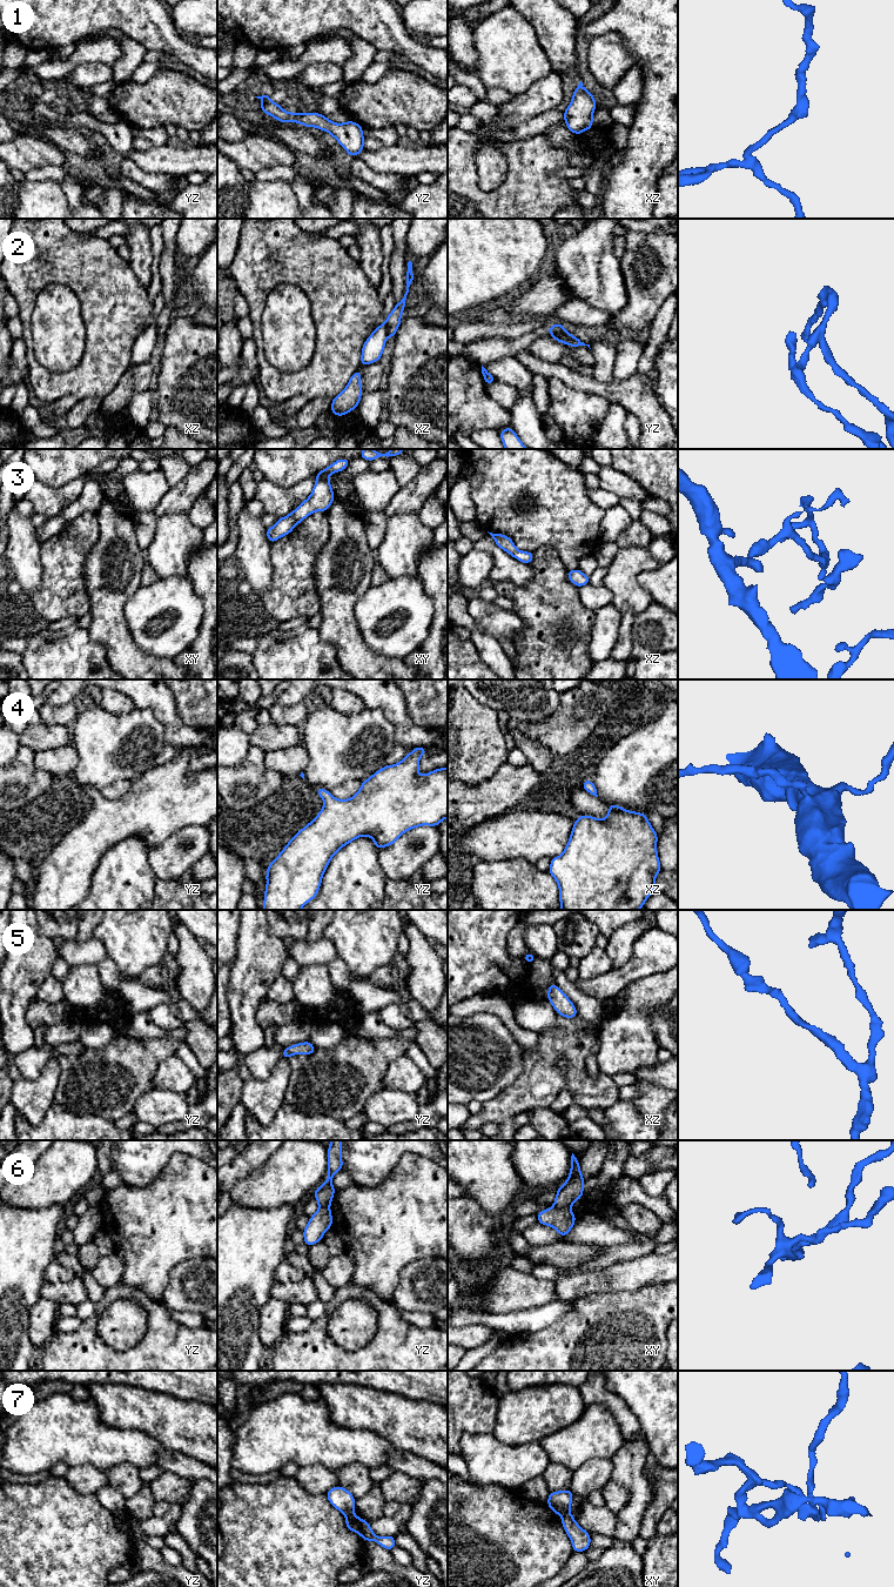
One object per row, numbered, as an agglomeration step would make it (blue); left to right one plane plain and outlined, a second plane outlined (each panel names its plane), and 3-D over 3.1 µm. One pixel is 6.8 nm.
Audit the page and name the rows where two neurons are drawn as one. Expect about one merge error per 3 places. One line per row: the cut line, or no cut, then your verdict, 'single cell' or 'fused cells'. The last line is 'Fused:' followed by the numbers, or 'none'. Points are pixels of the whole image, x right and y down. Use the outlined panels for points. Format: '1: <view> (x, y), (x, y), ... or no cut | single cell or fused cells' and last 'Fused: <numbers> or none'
1: no cut | single cell
2: yz (548, 329), (555, 334), (577, 337) | fused cells
3: no cut | single cell
4: no cut | single cell
5: no cut | single cell
6: xy (555, 1204), (559, 1207), (569, 1207) | fused cells
7: xy (569, 1511), (560, 1514) | fused cells
Fused: 2, 6, 7

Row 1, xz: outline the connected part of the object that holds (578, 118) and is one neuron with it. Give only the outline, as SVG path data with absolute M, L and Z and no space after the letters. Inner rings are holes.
M580 81L573 92L571 103L564 111L566 128L576 135L593 127L592 115L596 111L596 99Z

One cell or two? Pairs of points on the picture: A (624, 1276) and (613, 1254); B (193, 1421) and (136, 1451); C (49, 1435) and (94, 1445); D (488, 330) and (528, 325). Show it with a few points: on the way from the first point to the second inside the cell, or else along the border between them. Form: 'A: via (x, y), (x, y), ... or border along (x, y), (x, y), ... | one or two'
A: border along (644, 1256), (618, 1260), (610, 1265), (590, 1270) | two
B: border along (129, 1430), (142, 1431), (165, 1447) | two
C: via (60, 1435), (75, 1435), (83, 1439) | one
D: via (497, 329), (502, 327), (518, 327) | one

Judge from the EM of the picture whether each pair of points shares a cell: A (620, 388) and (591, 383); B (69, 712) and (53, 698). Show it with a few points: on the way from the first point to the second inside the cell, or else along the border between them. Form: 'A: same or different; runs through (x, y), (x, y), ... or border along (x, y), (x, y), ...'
A: same; runs through (613, 389), (598, 389)
B: different; border along (74, 701), (64, 704), (45, 703)

